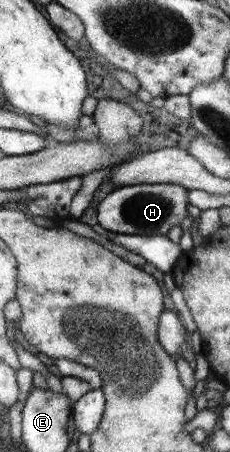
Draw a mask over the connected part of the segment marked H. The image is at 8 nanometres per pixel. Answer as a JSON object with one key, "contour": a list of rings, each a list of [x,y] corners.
{"contour":[[[132,184],[109,192],[97,206],[97,224],[117,234],[166,235],[186,217],[186,188],[178,184]]]}

